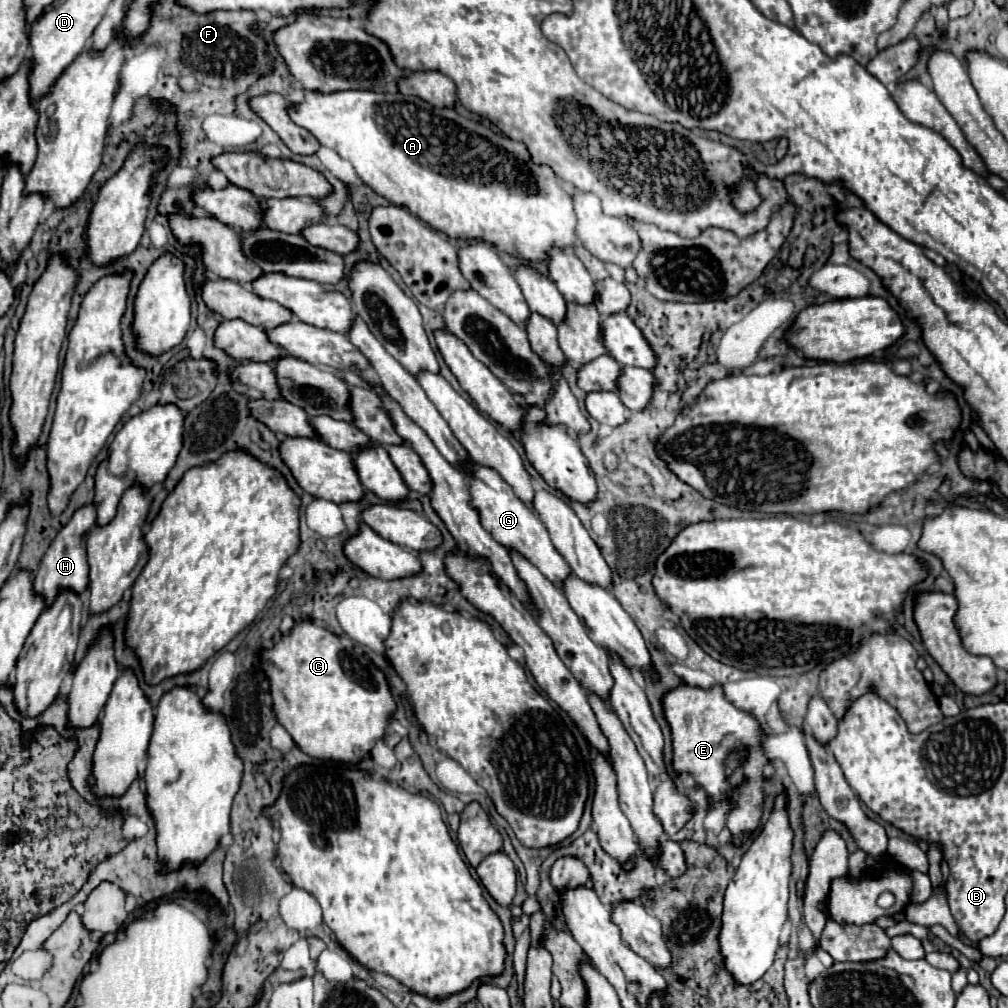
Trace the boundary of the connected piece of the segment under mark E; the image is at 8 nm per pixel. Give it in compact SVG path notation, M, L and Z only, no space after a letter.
M682 684L674 690L670 690L664 700L664 714L666 720L672 728L672 738L674 738L674 770L676 772L690 772L698 786L702 786L708 794L708 802L722 800L726 792L730 790L728 778L724 774L724 758L740 748L748 748L748 758L744 760L744 772L746 772L746 782L738 788L738 806L730 812L726 828L732 832L732 842L742 844L748 840L750 832L754 832L760 824L762 818L762 804L764 804L764 792L762 792L762 782L764 774L762 768L768 766L768 760L762 756L762 736L760 736L760 722L752 718L750 714L738 710L732 706L724 694L722 688L716 686L712 690L702 690L694 688L688 684Z

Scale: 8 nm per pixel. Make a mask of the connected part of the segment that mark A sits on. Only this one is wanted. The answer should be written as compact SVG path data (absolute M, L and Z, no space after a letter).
M346 90L346 92L332 92L332 94L322 94L322 92L306 92L306 100L302 104L296 104L294 108L290 108L290 118L306 128L308 132L312 132L316 136L316 140L322 146L328 146L332 150L336 150L344 160L348 160L356 174L364 180L366 186L370 186L376 194L384 196L386 200L390 200L396 206L402 206L406 210L410 210L414 216L422 218L426 224L430 224L434 230L444 232L450 238L456 240L482 240L482 242L490 242L494 244L500 252L508 252L518 256L522 262L526 264L538 264L538 262L548 262L550 250L552 248L560 248L560 250L568 250L574 246L576 242L576 214L574 214L574 202L572 202L572 194L568 194L560 180L556 180L556 174L548 168L548 166L540 166L532 162L528 148L522 142L514 142L504 134L498 134L486 126L482 126L480 122L472 122L468 118L462 118L458 112L448 110L448 108L434 108L428 102L424 102L418 96L404 96L404 94L378 94L372 90Z

